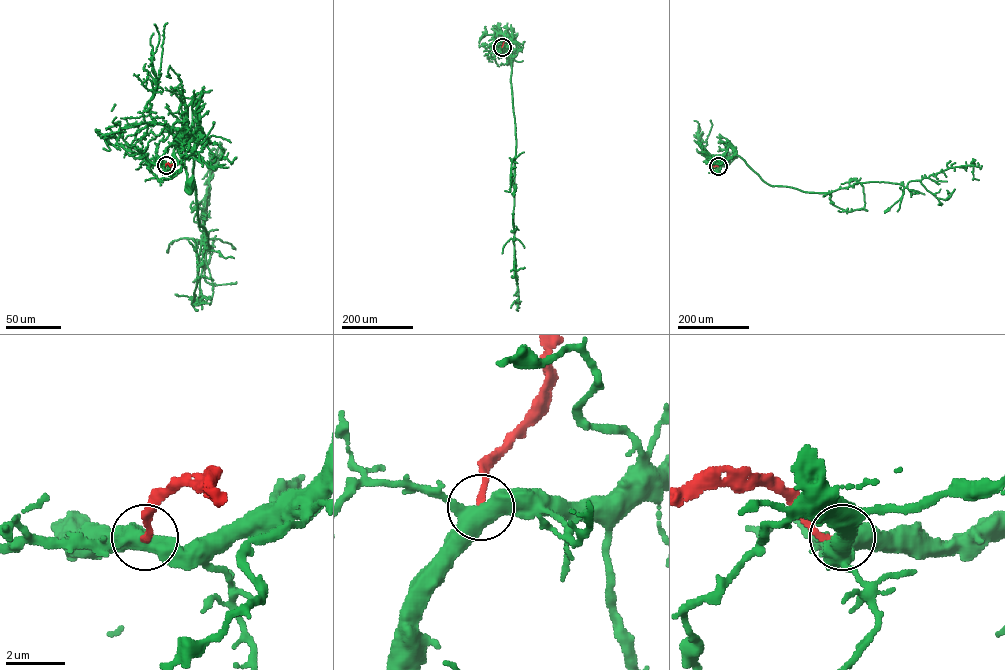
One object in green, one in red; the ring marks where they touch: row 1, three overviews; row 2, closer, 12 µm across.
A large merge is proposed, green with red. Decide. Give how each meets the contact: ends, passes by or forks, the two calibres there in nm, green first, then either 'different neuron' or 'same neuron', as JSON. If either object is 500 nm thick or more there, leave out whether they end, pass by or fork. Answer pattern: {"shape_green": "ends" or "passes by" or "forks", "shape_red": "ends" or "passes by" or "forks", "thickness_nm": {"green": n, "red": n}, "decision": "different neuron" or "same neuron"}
{"shape_green": "forks", "shape_red": "ends", "thickness_nm": {"green": 440, "red": 240}, "decision": "different neuron"}

